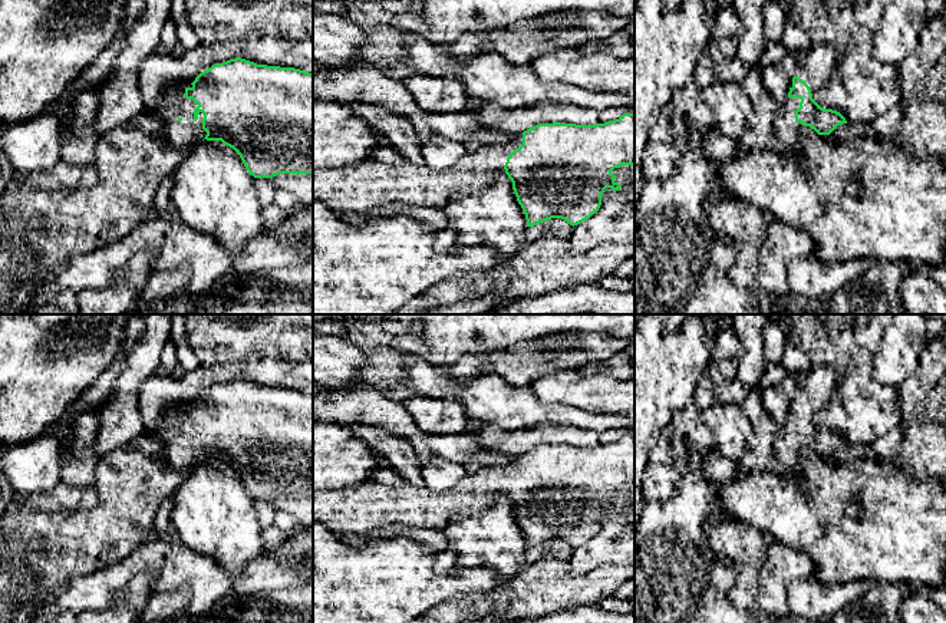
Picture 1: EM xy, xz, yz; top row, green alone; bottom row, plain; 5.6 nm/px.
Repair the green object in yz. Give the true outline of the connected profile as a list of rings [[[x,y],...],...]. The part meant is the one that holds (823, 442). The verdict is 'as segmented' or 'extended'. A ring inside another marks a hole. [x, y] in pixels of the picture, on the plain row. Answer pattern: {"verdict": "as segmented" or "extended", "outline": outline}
{"verdict": "extended", "outline": [[[812,365],[800,379],[788,421],[774,439],[775,456],[788,474],[801,472],[802,446],[818,456],[830,456],[838,446],[847,445],[840,434],[824,431],[814,422],[815,413],[828,403],[837,383],[837,373],[828,365]]]}

